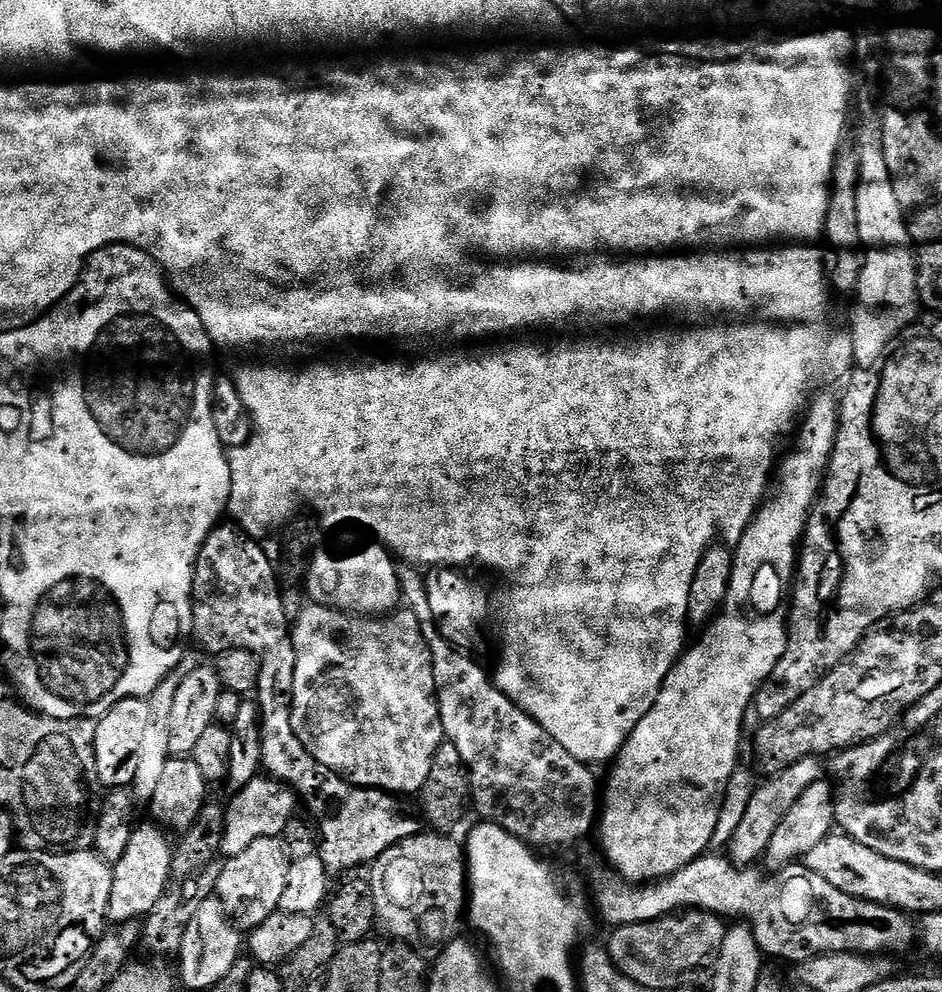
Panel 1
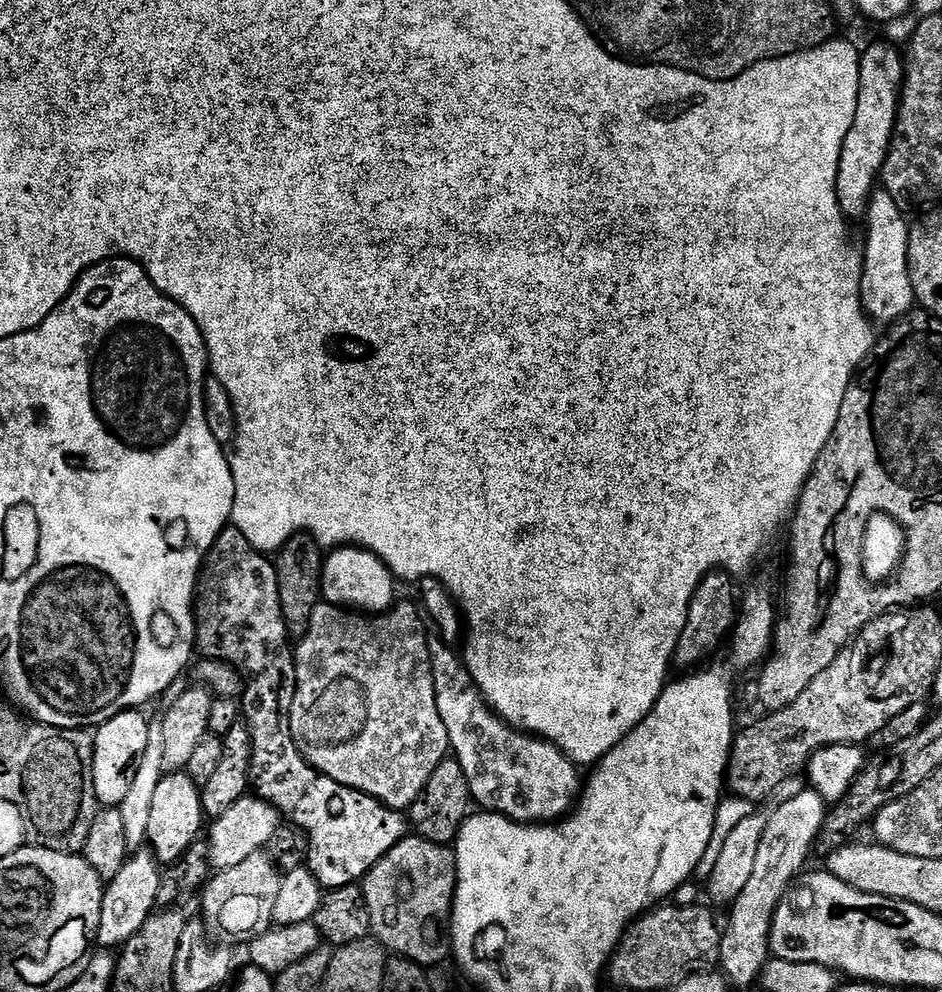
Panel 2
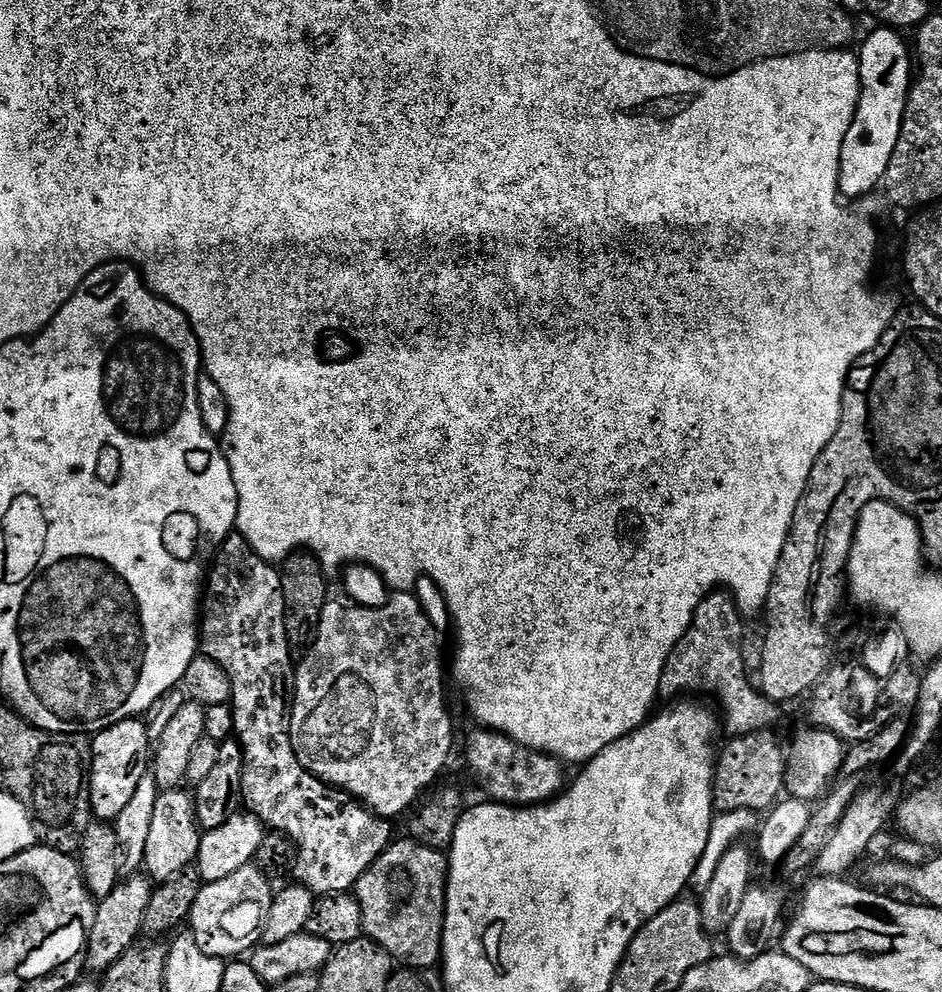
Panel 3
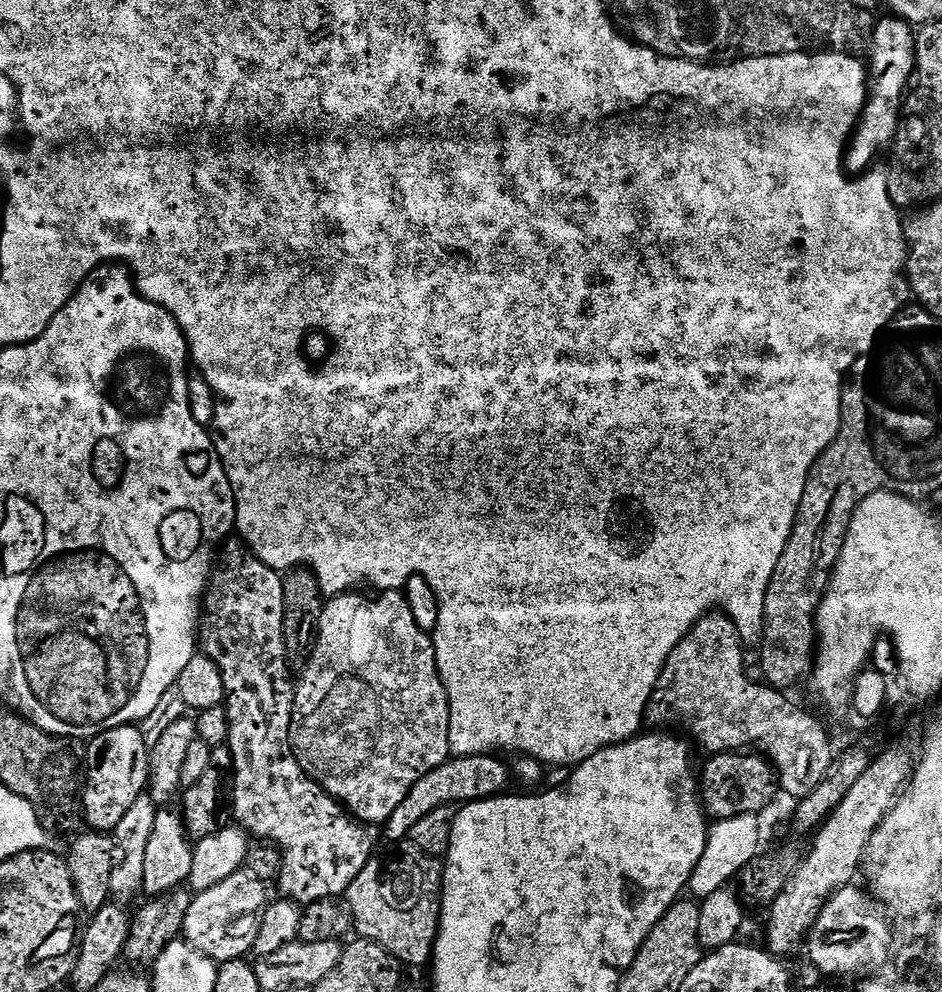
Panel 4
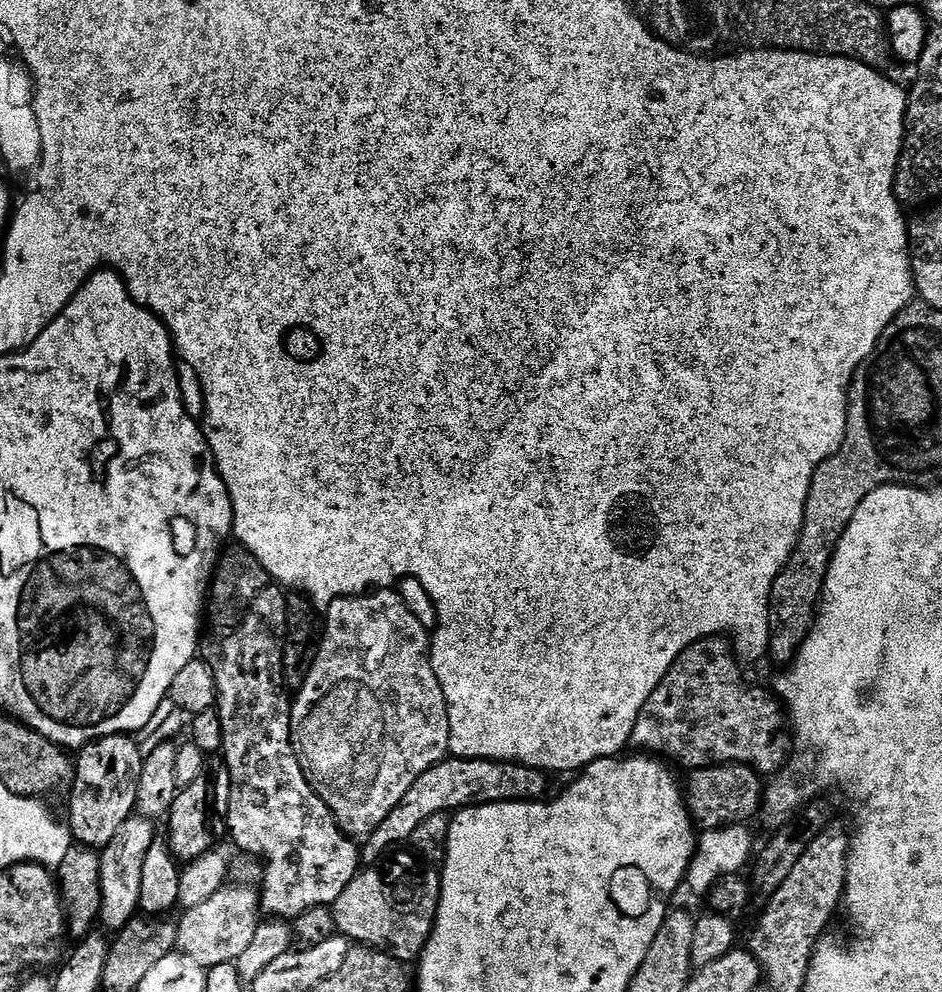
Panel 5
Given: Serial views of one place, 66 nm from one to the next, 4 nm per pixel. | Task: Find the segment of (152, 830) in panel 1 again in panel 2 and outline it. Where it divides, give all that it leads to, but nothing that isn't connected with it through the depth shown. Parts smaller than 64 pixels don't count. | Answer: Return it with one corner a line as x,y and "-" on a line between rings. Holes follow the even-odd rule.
136,850
129,855
122,870
118,870
113,880
107,881
104,889
100,925
94,934
95,943
97,940
101,949
119,949
127,940
134,938
138,930
142,930
148,917
157,911
156,899
161,879
162,865
151,850

